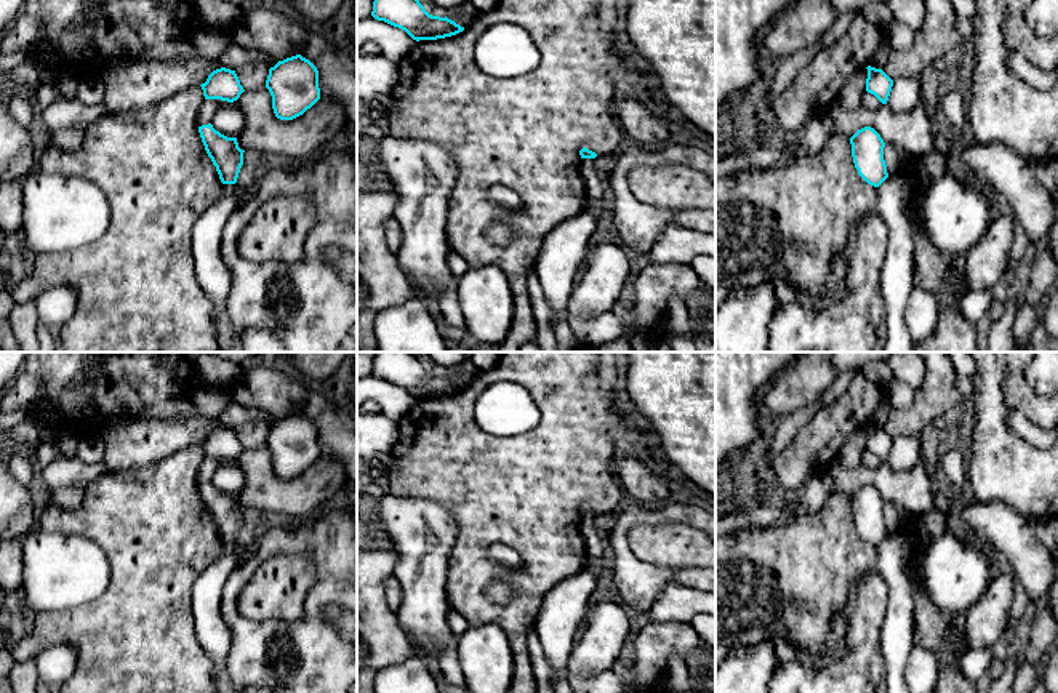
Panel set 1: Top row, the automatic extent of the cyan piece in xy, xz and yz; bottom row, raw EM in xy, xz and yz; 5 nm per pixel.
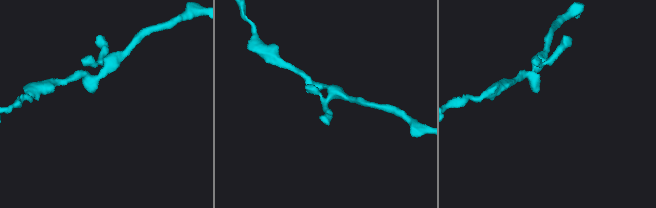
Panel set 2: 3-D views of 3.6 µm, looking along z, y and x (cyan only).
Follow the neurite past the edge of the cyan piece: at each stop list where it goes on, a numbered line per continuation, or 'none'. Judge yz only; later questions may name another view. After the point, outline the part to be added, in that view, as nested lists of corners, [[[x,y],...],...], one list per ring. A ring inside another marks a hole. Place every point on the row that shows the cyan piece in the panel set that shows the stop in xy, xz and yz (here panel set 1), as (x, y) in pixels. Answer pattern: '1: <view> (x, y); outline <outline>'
none

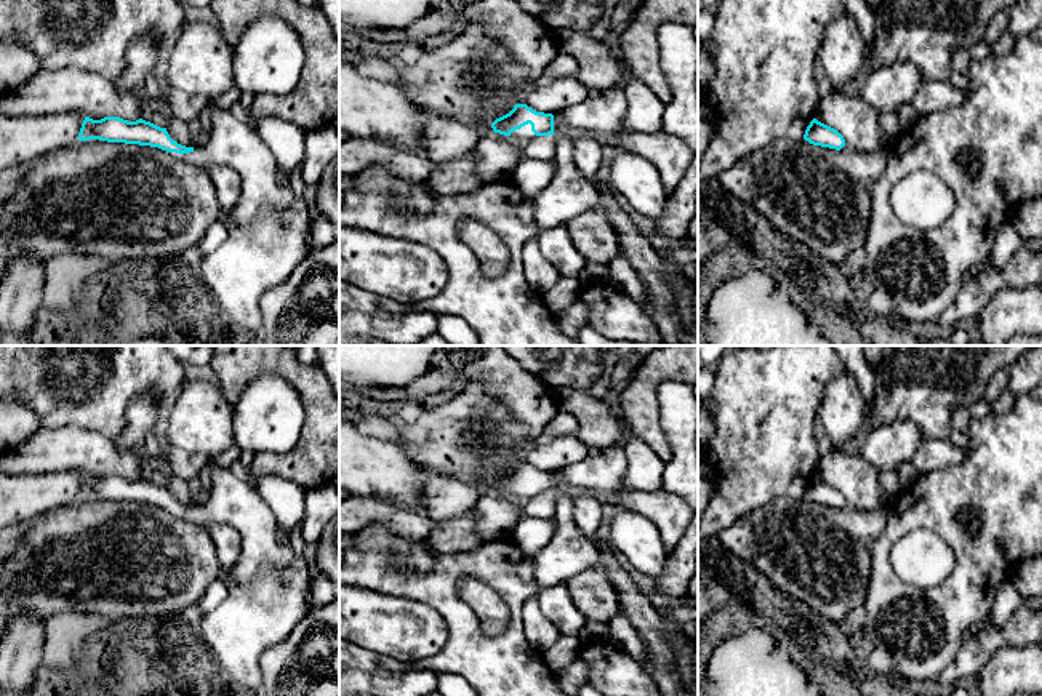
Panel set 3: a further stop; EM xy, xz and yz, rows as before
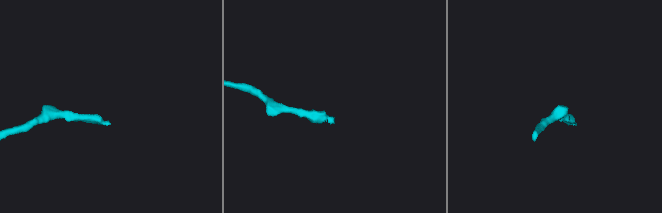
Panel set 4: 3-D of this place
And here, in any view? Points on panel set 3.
1: xz (525, 132); outline [[[525,125],[520,130],[515,130],[511,133],[512,138],[520,138],[520,139],[530,139],[530,138],[536,138],[536,134],[531,131],[531,125]]]

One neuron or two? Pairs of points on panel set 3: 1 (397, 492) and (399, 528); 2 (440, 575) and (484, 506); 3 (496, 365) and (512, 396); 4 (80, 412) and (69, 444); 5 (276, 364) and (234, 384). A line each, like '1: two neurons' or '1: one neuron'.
1: two neurons
2: two neurons
3: one neuron
4: two neurons
5: one neuron

